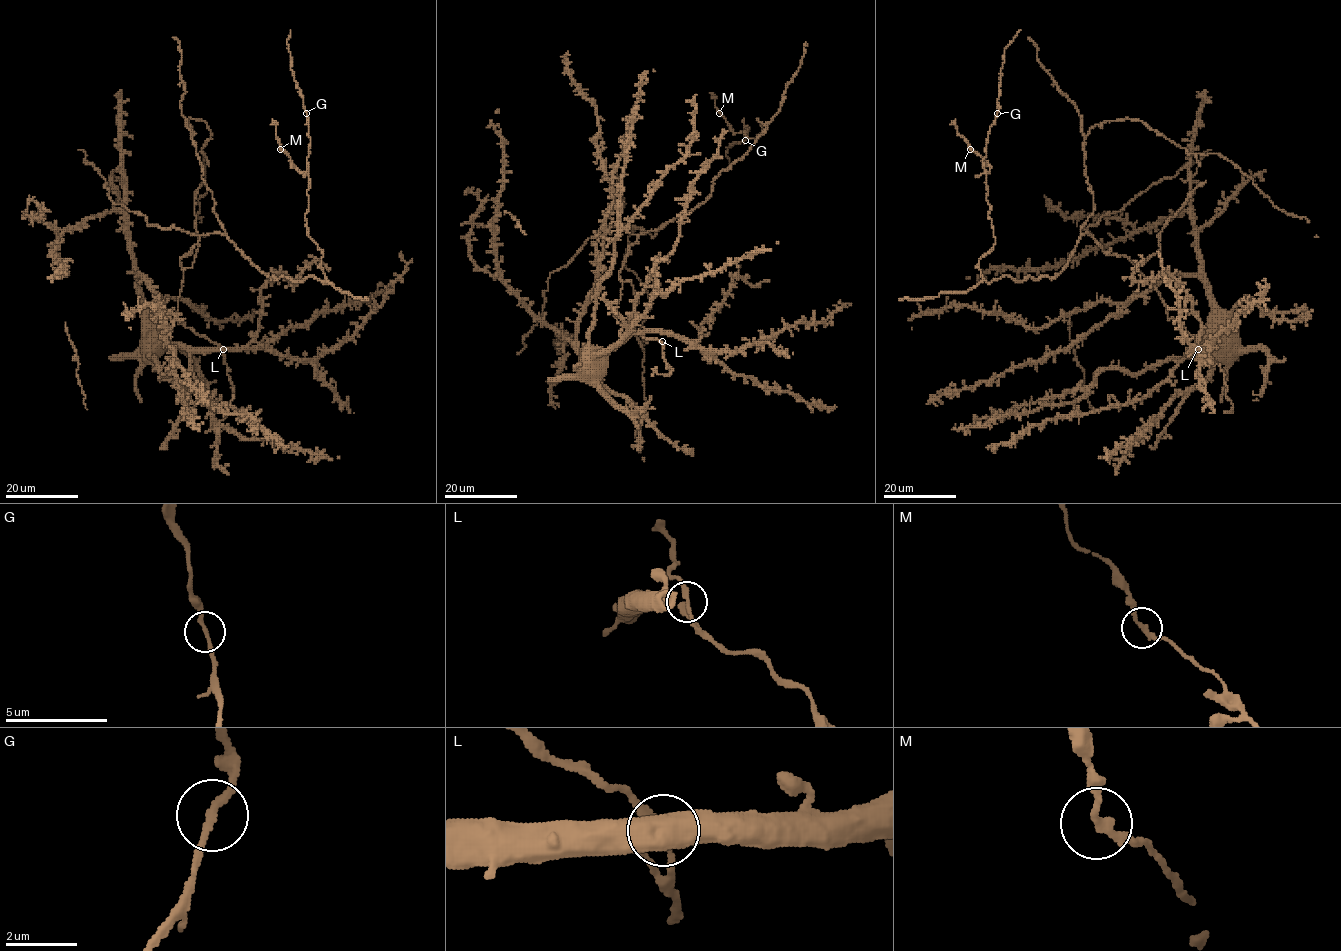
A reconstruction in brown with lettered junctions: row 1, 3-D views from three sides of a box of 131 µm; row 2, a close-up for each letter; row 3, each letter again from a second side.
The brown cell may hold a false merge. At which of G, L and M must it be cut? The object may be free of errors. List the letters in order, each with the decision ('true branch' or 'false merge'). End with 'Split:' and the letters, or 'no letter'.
G: true branch
L: true branch
M: true branch
Split: no letter

